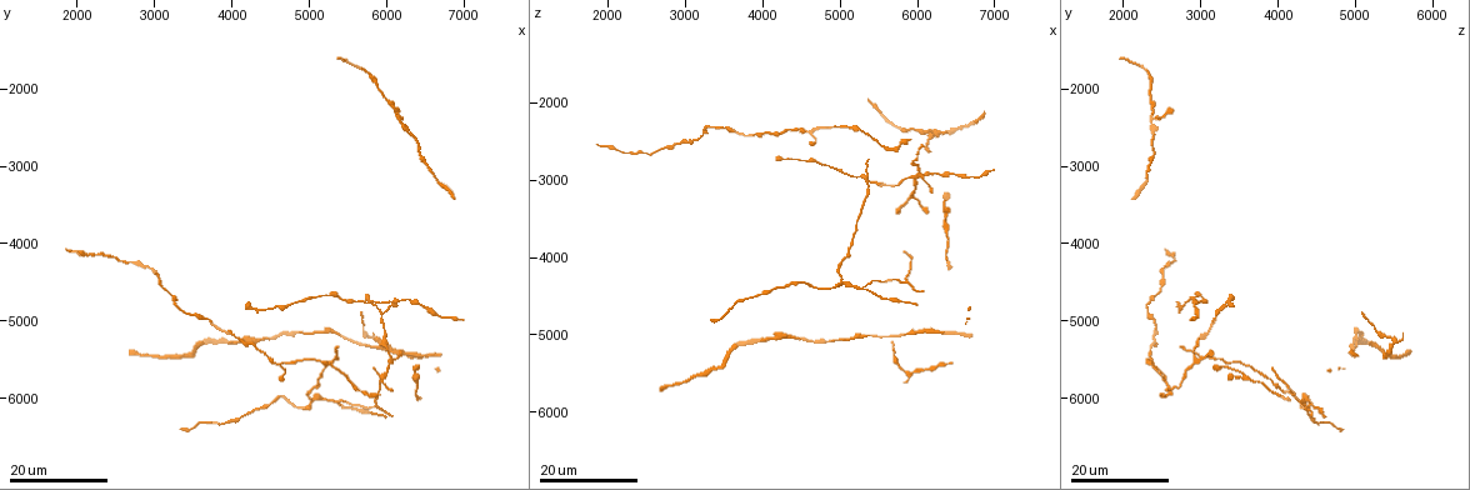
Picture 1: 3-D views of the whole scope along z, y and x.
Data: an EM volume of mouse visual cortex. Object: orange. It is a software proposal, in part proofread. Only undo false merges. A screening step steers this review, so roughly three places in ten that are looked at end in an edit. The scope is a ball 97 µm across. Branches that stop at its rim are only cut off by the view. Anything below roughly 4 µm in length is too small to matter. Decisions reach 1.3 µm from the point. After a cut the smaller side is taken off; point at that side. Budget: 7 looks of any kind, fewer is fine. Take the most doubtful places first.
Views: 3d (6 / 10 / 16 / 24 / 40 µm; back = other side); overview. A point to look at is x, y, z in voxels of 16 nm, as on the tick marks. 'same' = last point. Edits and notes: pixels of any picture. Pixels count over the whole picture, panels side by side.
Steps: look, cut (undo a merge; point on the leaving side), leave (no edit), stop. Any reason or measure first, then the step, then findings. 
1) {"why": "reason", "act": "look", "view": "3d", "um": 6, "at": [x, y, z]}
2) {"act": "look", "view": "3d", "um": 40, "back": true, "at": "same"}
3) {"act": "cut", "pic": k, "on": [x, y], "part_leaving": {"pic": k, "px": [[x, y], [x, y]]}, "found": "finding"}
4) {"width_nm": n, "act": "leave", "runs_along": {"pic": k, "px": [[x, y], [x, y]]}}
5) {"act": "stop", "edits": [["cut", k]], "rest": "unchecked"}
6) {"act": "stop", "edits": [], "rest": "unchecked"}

{"why": "three arms meet", "act": "look", "view": "3d", "um": 24, "at": [5000, 6150, 4350]}

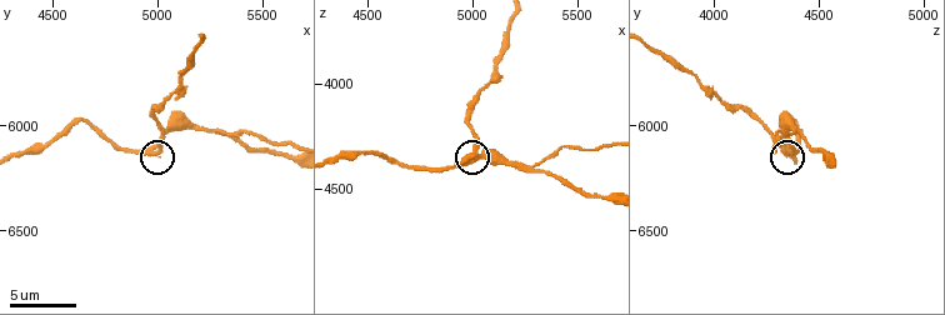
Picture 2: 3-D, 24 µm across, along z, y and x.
{"why": "closer look", "act": "look", "view": "3d", "um": 6, "at": [5010, 6110, 4330]}

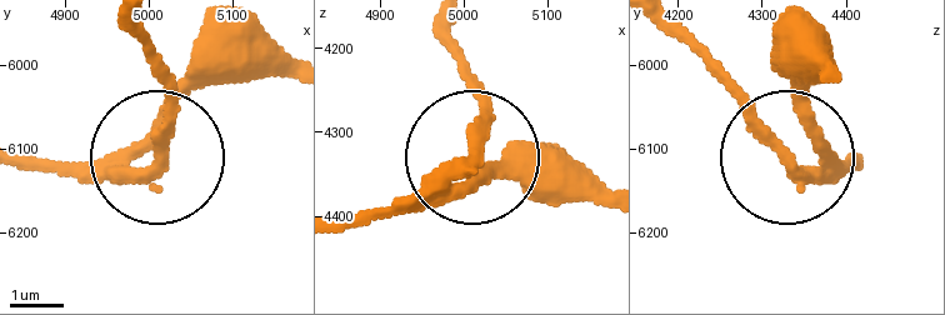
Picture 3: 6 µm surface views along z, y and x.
{"act": "cut", "pic": 3, "on": [160, 135], "part_leaving": {"pic": 3, "px": [[108, 173], [153, 159], [170, 105], [144, 24]]}, "found": "a second neuron is stuck on"}

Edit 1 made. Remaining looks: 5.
{"why": "redraw", "act": "look", "view": "overview"}

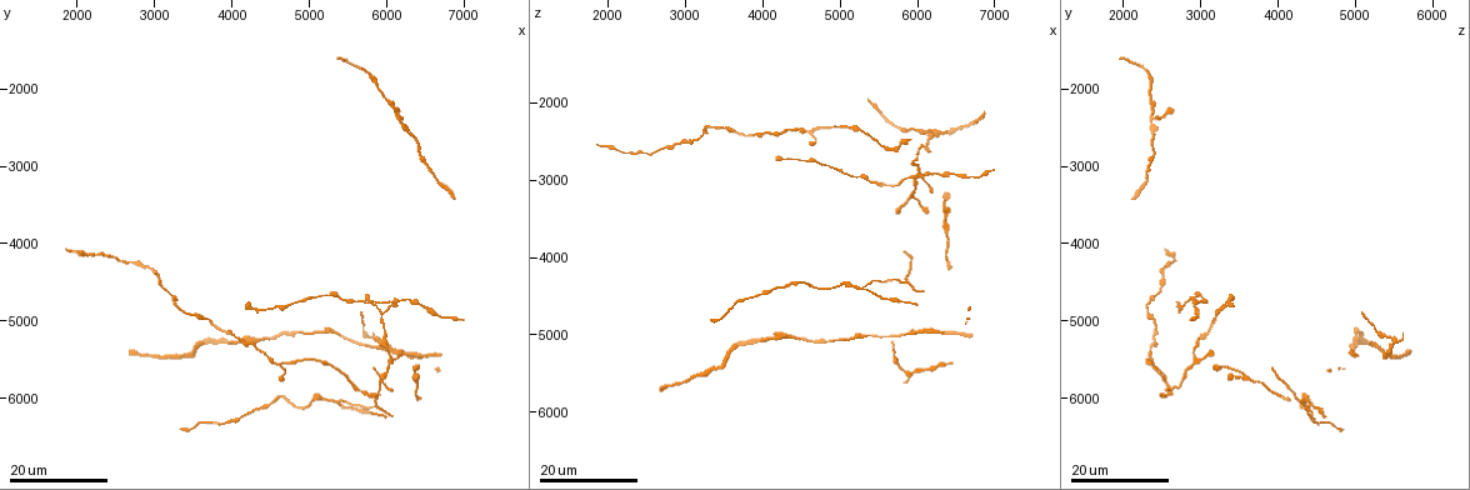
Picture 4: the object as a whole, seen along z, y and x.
{"why": "three-way junction", "act": "look", "view": "3d", "um": 16, "at": [5250, 6050, 4400]}

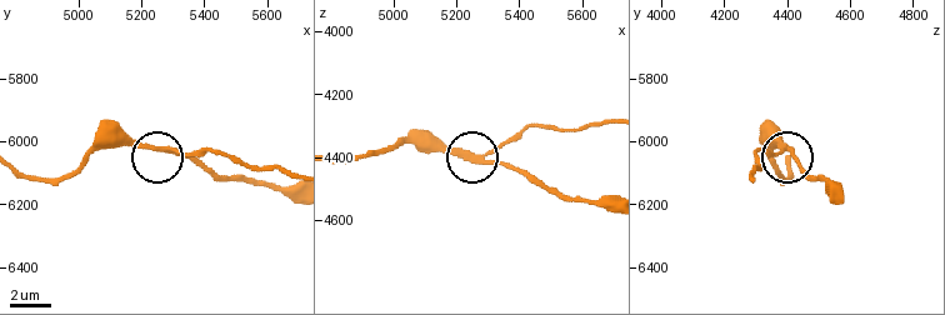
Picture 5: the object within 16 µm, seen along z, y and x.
{"act": "look", "view": "3d", "um": 6, "at": [5290, 6020, 4410]}

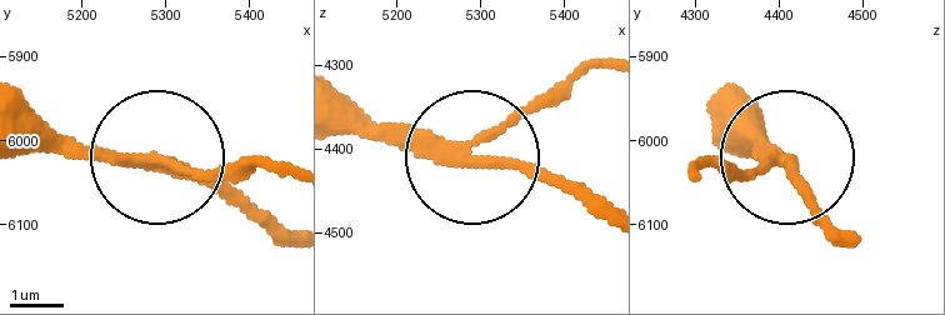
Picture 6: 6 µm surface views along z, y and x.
{"act": "cut", "pic": 6, "on": [188, 170], "part_leaving": {"pic": 6, "px": [[114, 154], [285, 168]]}, "found": "a second neuron is stuck on"}

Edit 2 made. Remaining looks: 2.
{"act": "stop", "edits": [["cut", 3], ["cut", 6]], "rest": "unchecked"}

